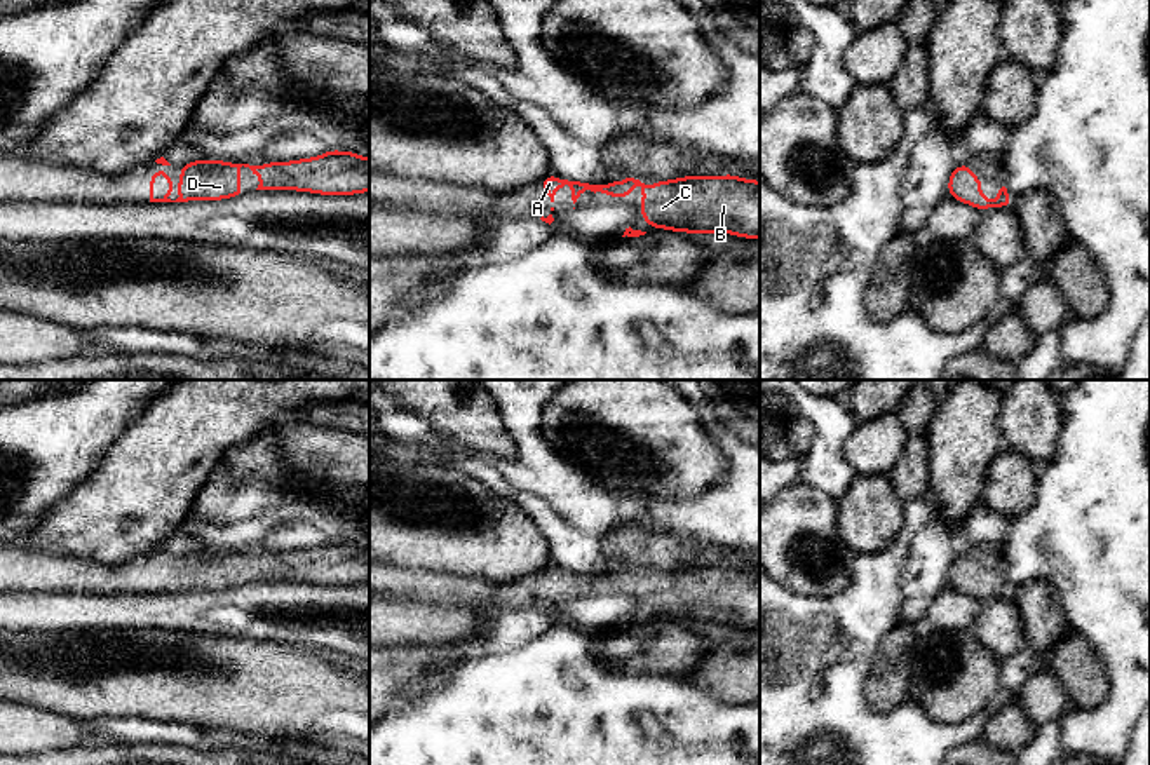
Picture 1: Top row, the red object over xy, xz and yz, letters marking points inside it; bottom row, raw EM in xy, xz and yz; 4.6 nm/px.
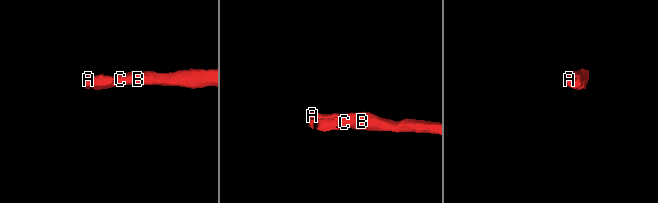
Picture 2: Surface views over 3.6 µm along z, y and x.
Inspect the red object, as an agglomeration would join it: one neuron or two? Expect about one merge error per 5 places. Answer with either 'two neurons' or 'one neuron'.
one neuron

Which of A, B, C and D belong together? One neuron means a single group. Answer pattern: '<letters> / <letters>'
A B C D

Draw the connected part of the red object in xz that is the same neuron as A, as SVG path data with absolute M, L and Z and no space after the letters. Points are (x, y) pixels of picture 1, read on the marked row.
M549 174L540 181L542 192L554 202L556 192L568 185L573 204L582 192L598 192L615 199L627 199L634 186L643 188L641 220L653 230L730 234L742 239L760 239L760 181L725 176L685 176L645 185L626 178L606 185L568 181Z

